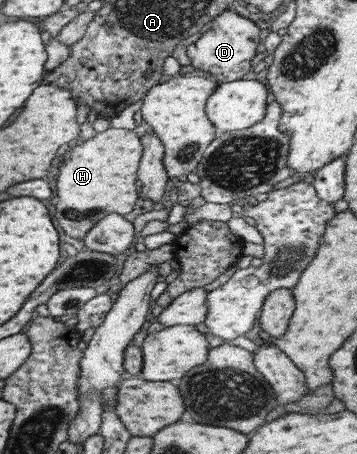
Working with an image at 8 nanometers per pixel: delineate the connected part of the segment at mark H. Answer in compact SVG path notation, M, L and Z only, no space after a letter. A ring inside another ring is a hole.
M110 126L70 149L70 157L60 167L56 179L58 211L68 211L68 219L78 221L68 227L68 237L83 239L91 225L106 214L126 215L131 211L134 201L139 198L134 183L142 150L134 131Z

